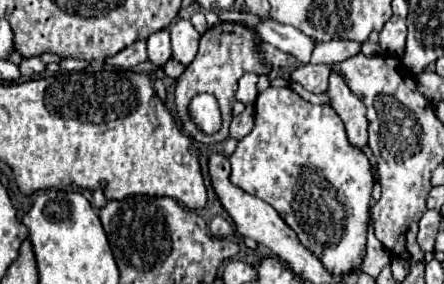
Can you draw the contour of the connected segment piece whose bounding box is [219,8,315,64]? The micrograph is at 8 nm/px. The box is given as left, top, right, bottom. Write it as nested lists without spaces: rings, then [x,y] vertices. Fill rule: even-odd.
[[[231,8],[225,12],[219,12],[219,20],[221,22],[229,20],[229,22],[247,24],[249,28],[253,28],[263,38],[263,42],[267,42],[267,44],[283,50],[283,52],[293,54],[301,64],[309,64],[309,60],[311,60],[311,50],[315,46],[313,40],[293,26],[275,22],[271,16],[255,18],[255,14],[251,14],[249,10]]]

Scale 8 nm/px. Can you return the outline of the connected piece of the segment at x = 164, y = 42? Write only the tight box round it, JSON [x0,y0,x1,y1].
[147,30,171,68]

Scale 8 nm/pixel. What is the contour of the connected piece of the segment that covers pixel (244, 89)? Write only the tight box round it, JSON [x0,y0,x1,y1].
[237,74,257,106]

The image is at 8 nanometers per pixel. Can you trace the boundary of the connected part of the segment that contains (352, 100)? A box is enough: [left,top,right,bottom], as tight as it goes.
[327,72,367,150]

